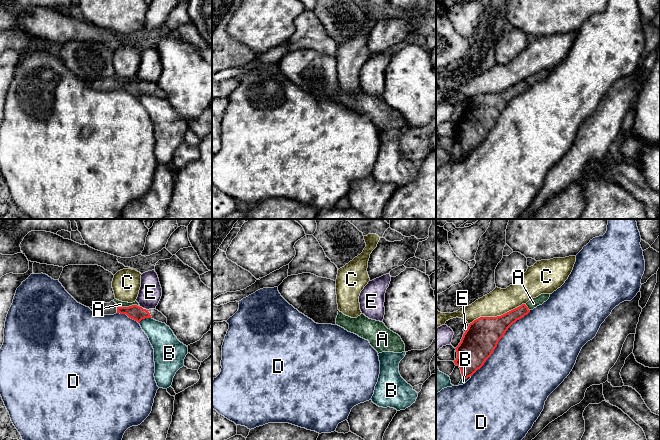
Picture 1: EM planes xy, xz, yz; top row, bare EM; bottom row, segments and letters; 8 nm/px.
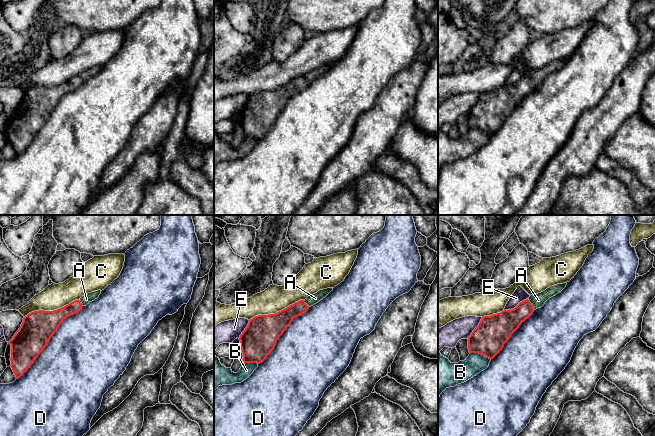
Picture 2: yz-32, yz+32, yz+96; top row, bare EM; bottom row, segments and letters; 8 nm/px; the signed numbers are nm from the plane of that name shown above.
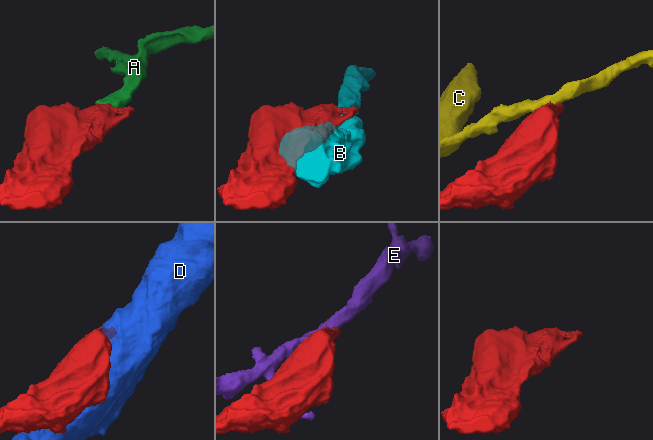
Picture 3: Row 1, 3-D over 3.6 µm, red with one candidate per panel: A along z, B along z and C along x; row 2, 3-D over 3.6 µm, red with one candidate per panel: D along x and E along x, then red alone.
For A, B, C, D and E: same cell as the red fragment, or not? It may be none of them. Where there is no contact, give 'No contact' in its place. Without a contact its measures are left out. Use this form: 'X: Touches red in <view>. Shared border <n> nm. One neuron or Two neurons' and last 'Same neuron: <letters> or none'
A: Touches red in xy. Shared border 180 nm. One neuron
B: Touches red in xy. Shared border 120 nm. Two neurons
C: Touches red in yz. Shared border 480 nm. Two neurons
D: Touches red in yz. Shared border 700 nm. Two neurons
E: Touches red in xy. Shared border 70 nm. Two neurons
Same neuron: A

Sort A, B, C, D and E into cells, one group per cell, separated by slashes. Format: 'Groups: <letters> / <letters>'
Groups: A / B / C / D / E

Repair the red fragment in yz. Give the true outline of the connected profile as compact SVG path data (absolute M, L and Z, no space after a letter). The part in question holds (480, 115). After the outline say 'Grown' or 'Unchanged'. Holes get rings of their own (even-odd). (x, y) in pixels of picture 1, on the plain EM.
M541 70L501 92L480 93L470 99L461 118L455 124L457 134L454 139L460 144L462 154L467 155L480 145L508 104L546 78L549 73L550 70Z. Grown

